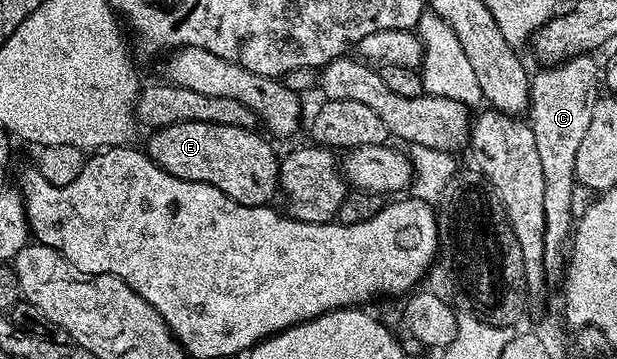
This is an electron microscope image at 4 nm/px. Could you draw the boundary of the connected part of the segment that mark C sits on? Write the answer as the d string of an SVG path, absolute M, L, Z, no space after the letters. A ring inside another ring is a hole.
M583 54L563 64L543 67L543 72L533 73L530 82L528 123L536 138L540 167L544 170L544 266L550 278L563 275L568 245L576 227L576 154L592 119L593 106L600 97L600 64L594 58Z

